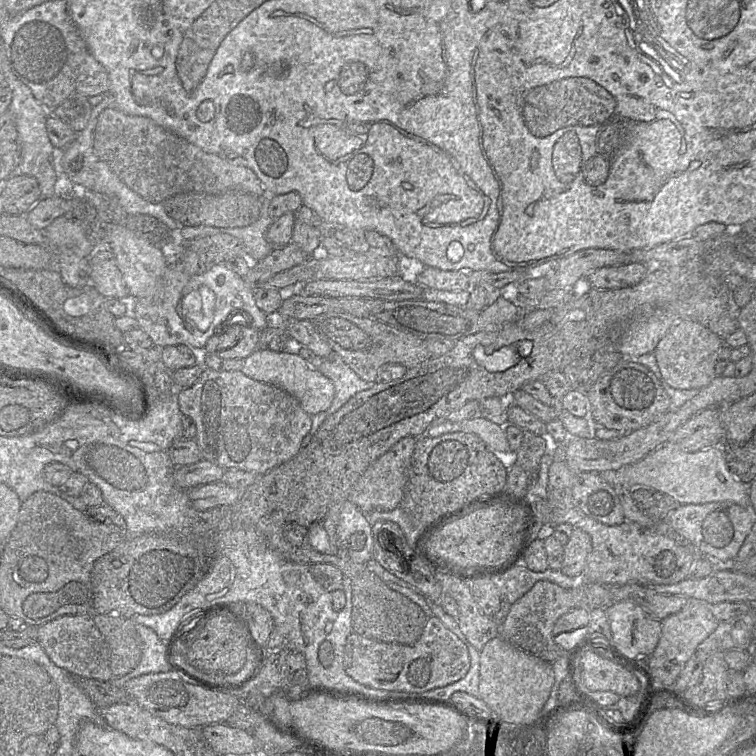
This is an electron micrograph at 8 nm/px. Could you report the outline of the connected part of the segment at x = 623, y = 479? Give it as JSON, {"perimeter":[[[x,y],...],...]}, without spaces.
{"perimeter":[[[667,441],[641,460],[622,466],[616,473],[618,483],[628,488],[647,485],[670,496],[677,505],[729,501],[744,508],[752,507],[749,484],[738,482],[732,477],[726,465],[724,452],[719,446],[686,452]]]}

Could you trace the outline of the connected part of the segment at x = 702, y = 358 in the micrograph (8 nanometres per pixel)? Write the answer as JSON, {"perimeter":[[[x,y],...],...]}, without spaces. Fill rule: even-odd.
{"perimeter":[[[680,320],[667,331],[653,351],[662,380],[671,388],[681,390],[699,390],[707,386],[716,377],[715,362],[723,344],[724,339],[701,324]]]}

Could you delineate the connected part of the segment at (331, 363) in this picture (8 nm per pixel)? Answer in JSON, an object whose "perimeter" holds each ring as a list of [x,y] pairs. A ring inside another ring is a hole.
{"perimeter":[[[336,355],[323,359],[319,371],[329,378],[335,387],[335,396],[330,407],[312,416],[312,425],[309,433],[303,438],[301,448],[306,447],[313,436],[332,414],[337,412],[347,401],[357,393],[371,388],[374,384],[361,379],[350,367],[347,367]]]}

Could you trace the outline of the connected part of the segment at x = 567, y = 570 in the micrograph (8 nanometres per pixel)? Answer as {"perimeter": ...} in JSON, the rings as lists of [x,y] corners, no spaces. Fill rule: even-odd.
{"perimeter":[[[573,528],[568,542],[563,547],[564,554],[560,571],[574,579],[582,578],[587,557],[592,551],[590,535],[580,528]]]}

